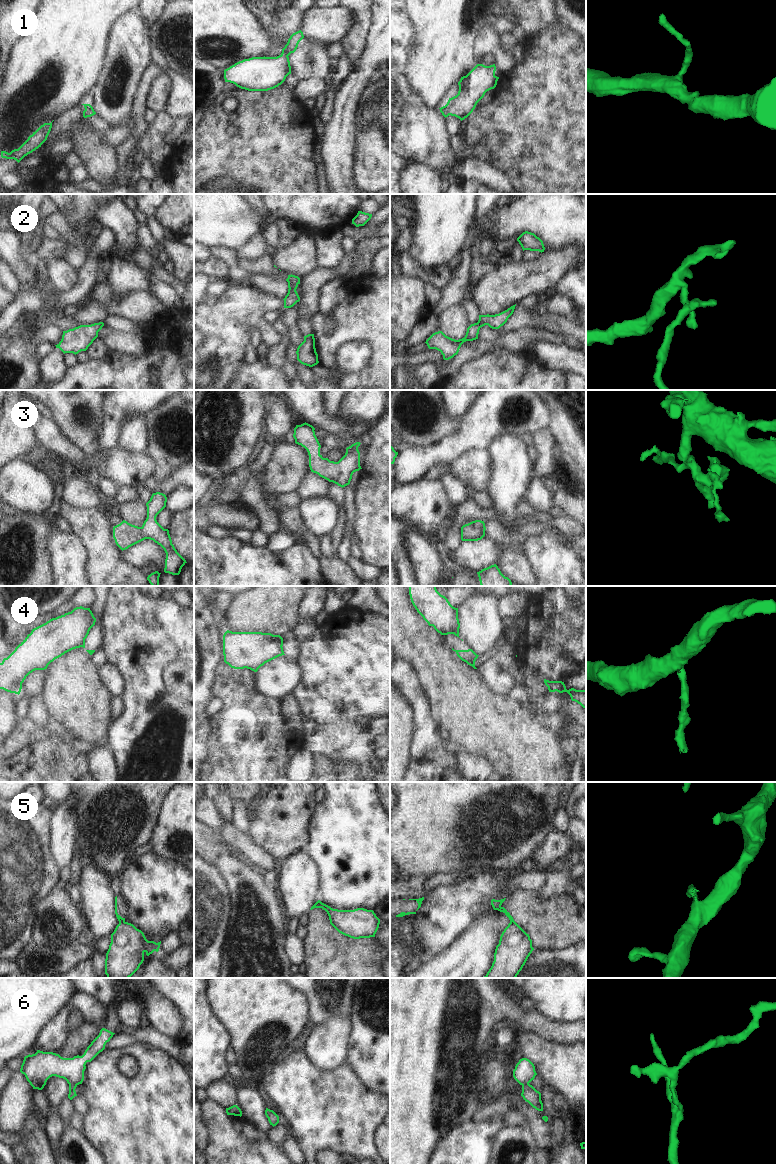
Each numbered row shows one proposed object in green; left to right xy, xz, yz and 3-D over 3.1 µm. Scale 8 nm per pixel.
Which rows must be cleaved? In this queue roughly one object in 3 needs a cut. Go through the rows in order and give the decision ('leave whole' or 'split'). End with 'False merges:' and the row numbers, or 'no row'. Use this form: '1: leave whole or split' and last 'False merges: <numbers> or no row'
1: leave whole
2: leave whole
3: leave whole
4: split
5: split
6: leave whole
False merges: 4, 5

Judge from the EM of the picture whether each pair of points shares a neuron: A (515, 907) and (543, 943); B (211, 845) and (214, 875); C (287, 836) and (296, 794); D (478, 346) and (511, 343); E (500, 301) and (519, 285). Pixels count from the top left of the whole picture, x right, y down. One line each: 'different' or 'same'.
A: same
B: different
C: same
D: same
E: same

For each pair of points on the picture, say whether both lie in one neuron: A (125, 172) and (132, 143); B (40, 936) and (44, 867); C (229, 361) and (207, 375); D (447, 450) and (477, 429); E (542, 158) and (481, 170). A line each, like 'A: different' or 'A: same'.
A: same
B: different
C: same
D: same
E: different

